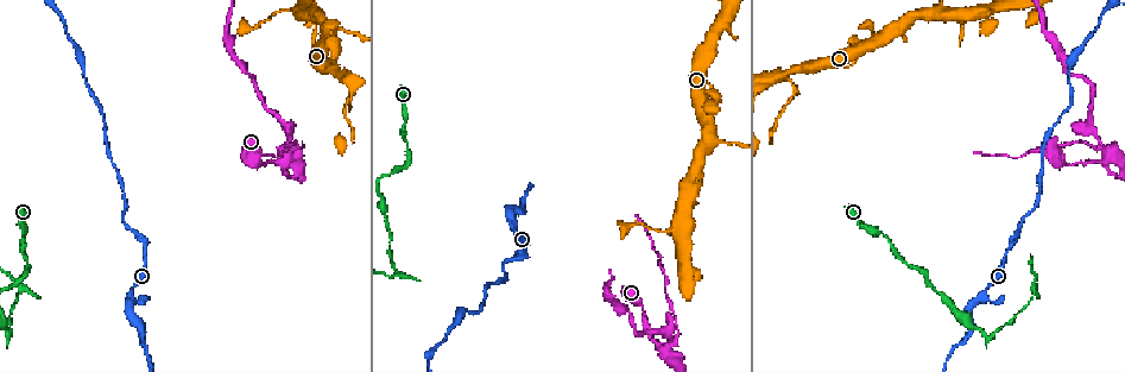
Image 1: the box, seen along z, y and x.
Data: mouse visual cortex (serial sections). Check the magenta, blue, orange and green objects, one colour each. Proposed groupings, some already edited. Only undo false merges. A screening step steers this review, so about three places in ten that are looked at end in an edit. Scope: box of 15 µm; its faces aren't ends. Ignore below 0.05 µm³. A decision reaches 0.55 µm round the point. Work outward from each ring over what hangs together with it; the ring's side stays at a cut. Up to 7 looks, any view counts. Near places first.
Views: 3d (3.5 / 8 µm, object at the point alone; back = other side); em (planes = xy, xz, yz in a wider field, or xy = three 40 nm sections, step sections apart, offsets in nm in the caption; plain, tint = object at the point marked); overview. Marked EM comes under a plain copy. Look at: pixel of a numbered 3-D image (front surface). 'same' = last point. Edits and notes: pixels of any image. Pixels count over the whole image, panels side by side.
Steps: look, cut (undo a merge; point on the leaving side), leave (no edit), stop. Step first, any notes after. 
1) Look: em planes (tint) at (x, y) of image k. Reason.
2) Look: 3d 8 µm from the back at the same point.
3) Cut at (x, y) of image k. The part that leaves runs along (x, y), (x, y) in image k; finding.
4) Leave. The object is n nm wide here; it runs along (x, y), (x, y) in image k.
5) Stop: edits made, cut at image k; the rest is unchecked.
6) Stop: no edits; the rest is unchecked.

Look: 3d 8 µm at (131, 296) of image 1. Abrupt turn.

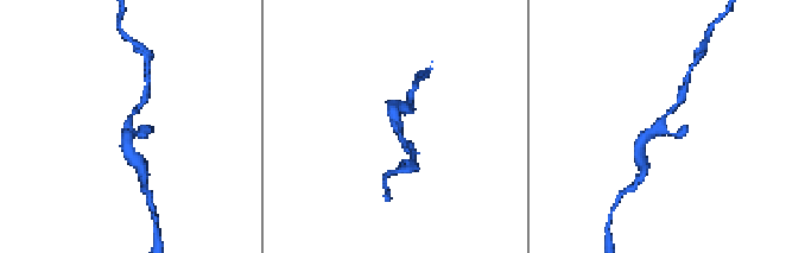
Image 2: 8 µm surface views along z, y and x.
Look: em xy step 3 (tint) at (132, 125) of image 2. Shape alone is not enough.

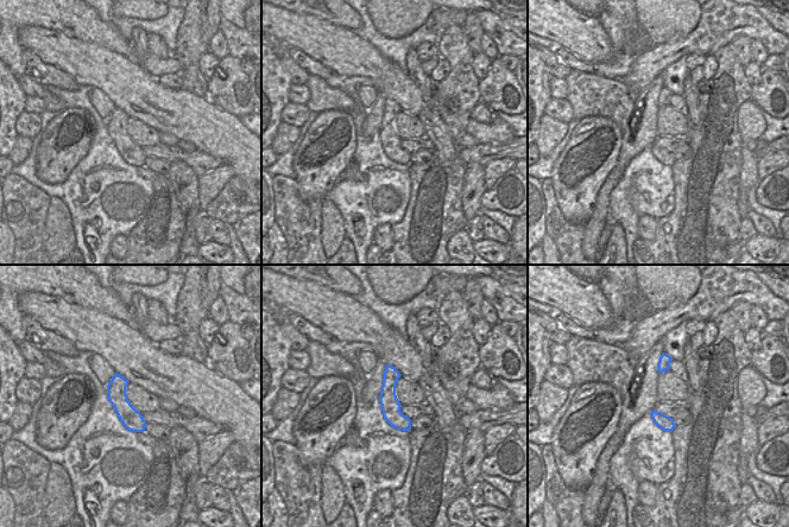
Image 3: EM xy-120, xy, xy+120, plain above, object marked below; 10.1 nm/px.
Leave. It runs along (680, 100), (640, 147) in image 2; continuous, no second cell.

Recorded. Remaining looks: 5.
Look: 3d 8 µm at (8, 339) of image 1.

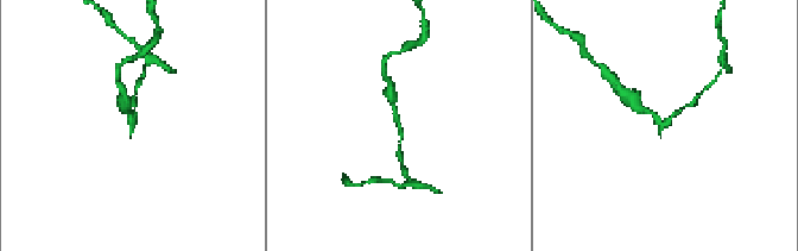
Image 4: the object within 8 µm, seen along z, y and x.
Look: em xy step 1 (tint) at (662, 125) of image 4. The arms are 150, 200 nm wide; shape alone is not enough.

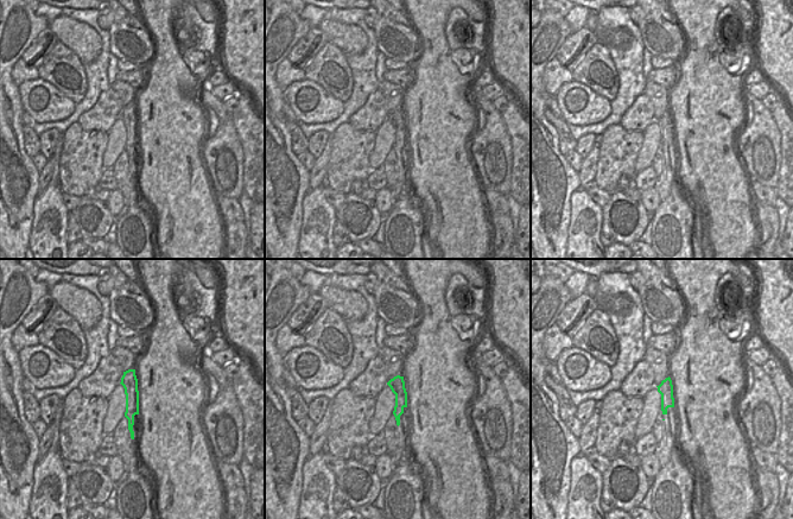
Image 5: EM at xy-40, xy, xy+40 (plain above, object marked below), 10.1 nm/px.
Cut at (678, 112) of image 4. The part that leaves runs along (663, 125), (702, 92) in image 4; two cells meet here.

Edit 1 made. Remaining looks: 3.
Look: 3d 8 µm at (667, 350) of image 1. Sharp bend.

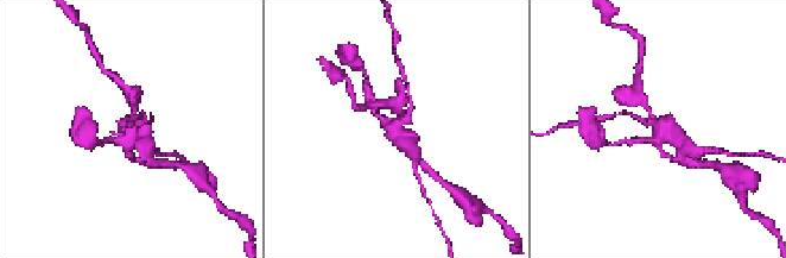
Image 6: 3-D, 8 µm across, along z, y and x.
Look: 3d 3.5 µm at (130, 130) of image 6. Zoom in.

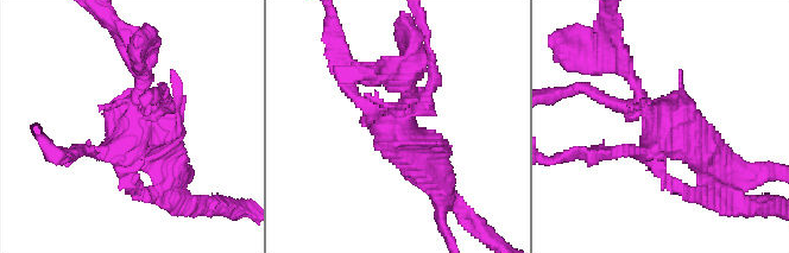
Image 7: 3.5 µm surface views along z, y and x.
Look: em xy step 5 (tint) at (130, 129) of image 7. Now the EM.

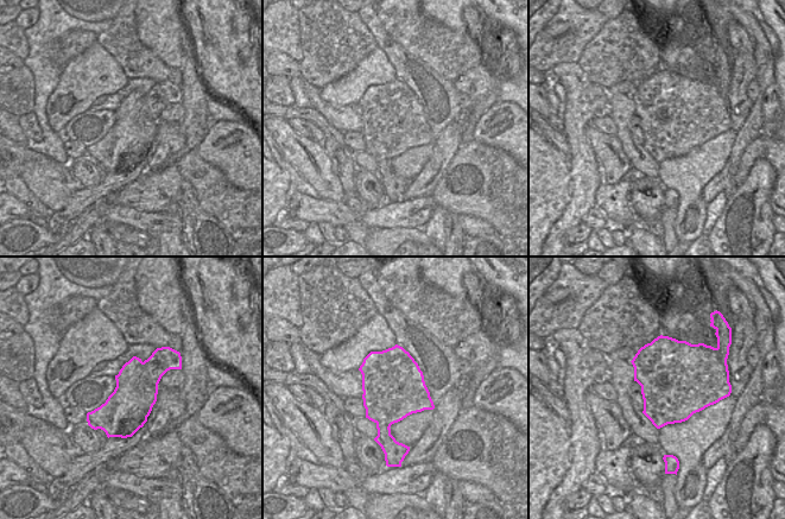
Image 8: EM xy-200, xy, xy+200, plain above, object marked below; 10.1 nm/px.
Cut at (175, 108) of image 7. Two cells meet here.

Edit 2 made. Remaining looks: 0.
Stop: edits made, cut at image 4, cut at image 7; the rest is unchecked.

